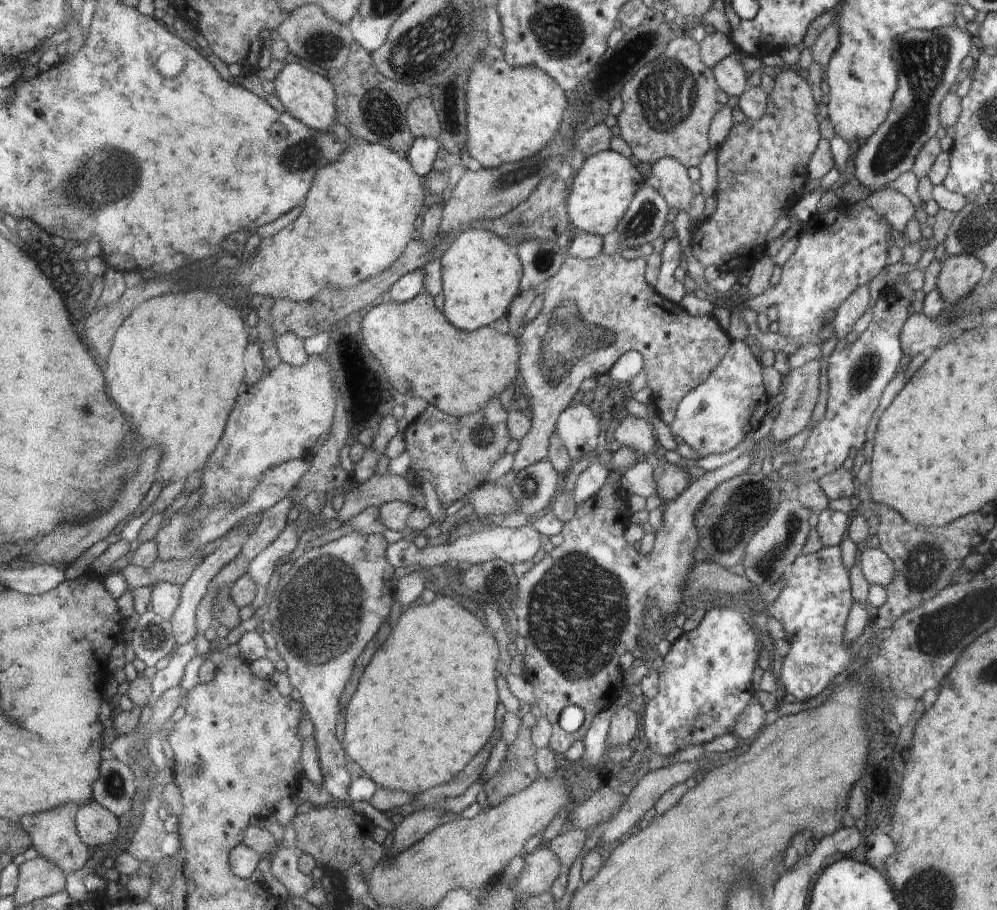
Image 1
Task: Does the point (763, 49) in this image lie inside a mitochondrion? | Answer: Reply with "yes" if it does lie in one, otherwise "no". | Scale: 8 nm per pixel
no

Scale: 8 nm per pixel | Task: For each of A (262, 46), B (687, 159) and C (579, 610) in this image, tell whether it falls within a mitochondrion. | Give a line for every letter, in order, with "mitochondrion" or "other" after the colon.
A: other
B: other
C: mitochondrion

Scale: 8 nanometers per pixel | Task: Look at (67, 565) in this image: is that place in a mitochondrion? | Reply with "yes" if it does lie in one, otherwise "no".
no

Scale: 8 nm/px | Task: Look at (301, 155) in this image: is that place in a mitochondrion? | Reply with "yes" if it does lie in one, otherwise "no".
yes

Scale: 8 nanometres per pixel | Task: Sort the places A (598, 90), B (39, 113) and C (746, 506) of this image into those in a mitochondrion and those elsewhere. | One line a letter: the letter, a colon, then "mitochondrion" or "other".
A: mitochondrion
B: other
C: mitochondrion

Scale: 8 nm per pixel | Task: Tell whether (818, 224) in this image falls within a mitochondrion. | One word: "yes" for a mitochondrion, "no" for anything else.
no

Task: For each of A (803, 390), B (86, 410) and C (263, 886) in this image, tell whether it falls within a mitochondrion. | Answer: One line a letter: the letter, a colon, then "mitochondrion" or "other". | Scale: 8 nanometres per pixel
A: mitochondrion
B: other
C: other

